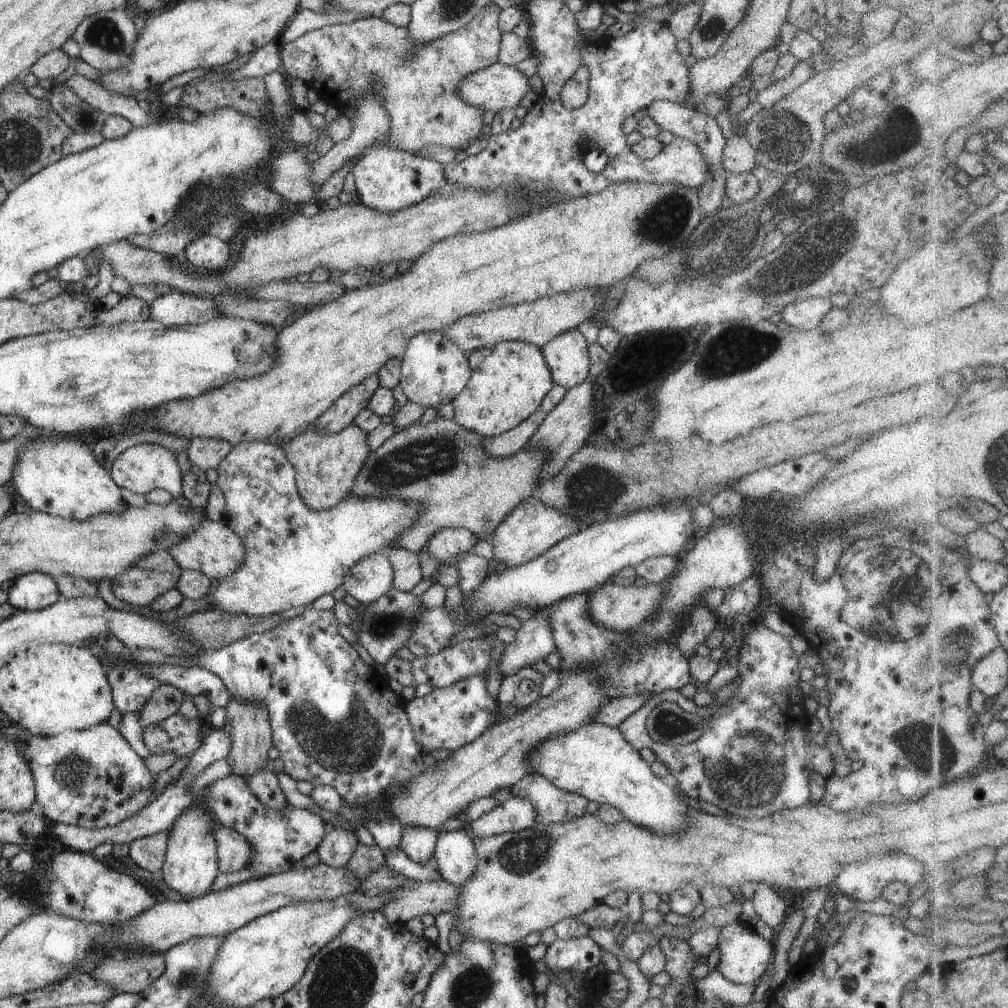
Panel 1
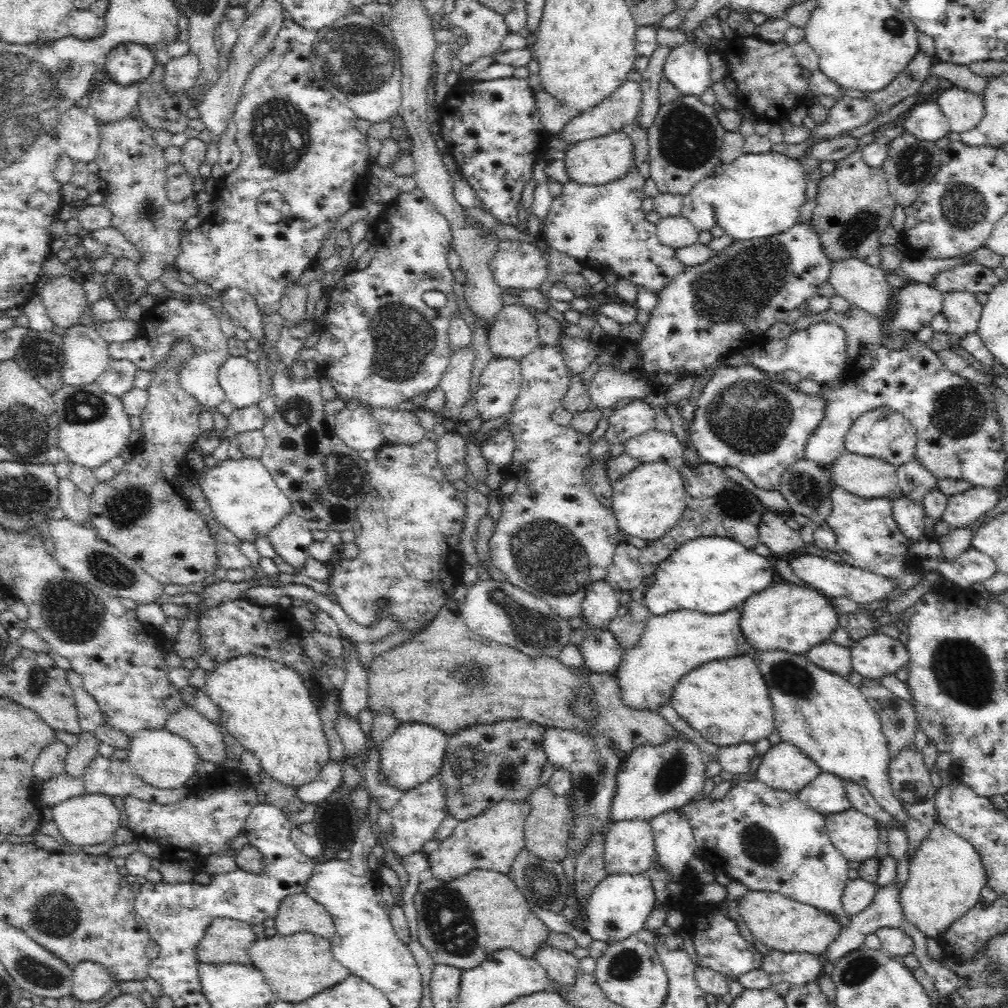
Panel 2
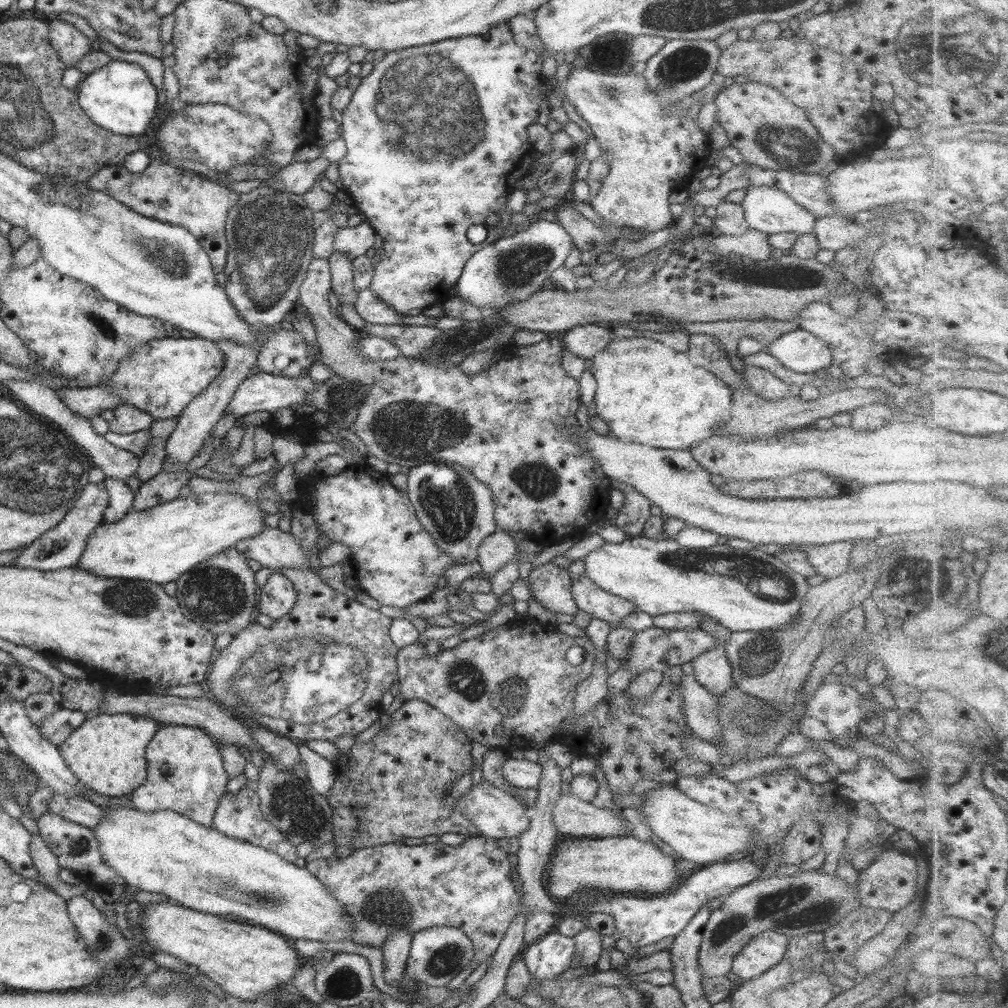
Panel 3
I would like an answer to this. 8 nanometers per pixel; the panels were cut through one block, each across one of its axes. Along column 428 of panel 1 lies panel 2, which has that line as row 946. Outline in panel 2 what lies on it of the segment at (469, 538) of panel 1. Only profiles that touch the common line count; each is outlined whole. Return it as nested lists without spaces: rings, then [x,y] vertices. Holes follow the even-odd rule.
[[[547,942],[534,954],[533,959],[546,970],[548,977],[556,985],[572,985],[574,983],[576,972],[579,970],[579,960],[569,952],[558,950]]]

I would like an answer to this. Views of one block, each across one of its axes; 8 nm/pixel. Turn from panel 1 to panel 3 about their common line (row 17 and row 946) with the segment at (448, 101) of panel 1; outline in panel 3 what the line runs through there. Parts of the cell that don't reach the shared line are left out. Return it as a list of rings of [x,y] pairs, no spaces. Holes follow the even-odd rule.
[[[477,837],[465,839],[461,844],[457,846],[447,846],[441,842],[438,843],[421,843],[420,845],[408,846],[404,845],[403,842],[387,843],[380,845],[373,845],[372,847],[358,848],[350,853],[345,858],[333,858],[329,857],[326,859],[319,858],[306,862],[304,866],[317,880],[329,891],[329,894],[333,895],[337,899],[337,903],[343,905],[343,911],[349,915],[351,919],[351,941],[359,945],[367,945],[368,947],[380,949],[382,943],[386,940],[387,935],[395,933],[397,929],[409,929],[411,936],[413,933],[423,930],[425,928],[433,926],[451,926],[459,929],[465,936],[469,937],[473,945],[474,956],[472,957],[473,963],[487,962],[489,958],[495,953],[498,948],[499,942],[503,939],[503,935],[507,930],[511,920],[515,918],[517,914],[517,908],[519,908],[519,894],[515,891],[514,886],[511,882],[511,870],[509,867],[509,861],[507,861],[507,853],[497,845],[496,839],[490,839],[487,837]]]

